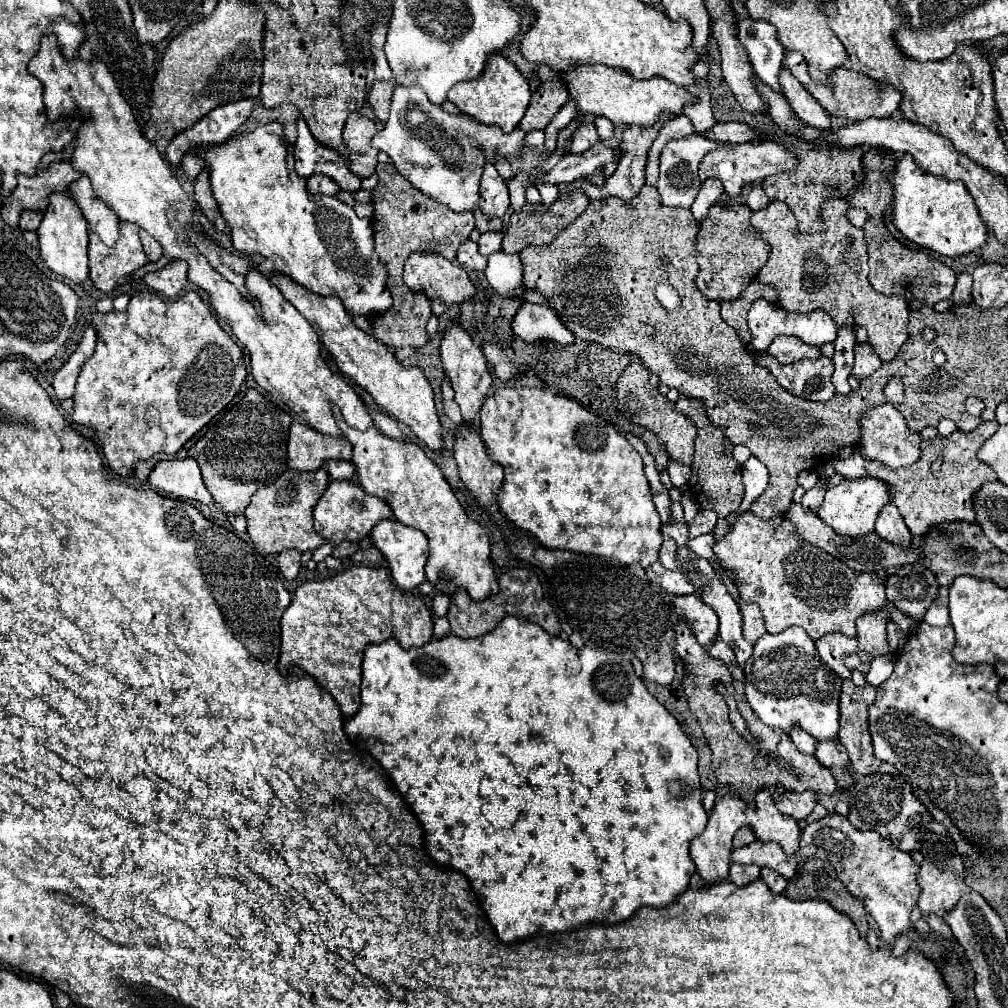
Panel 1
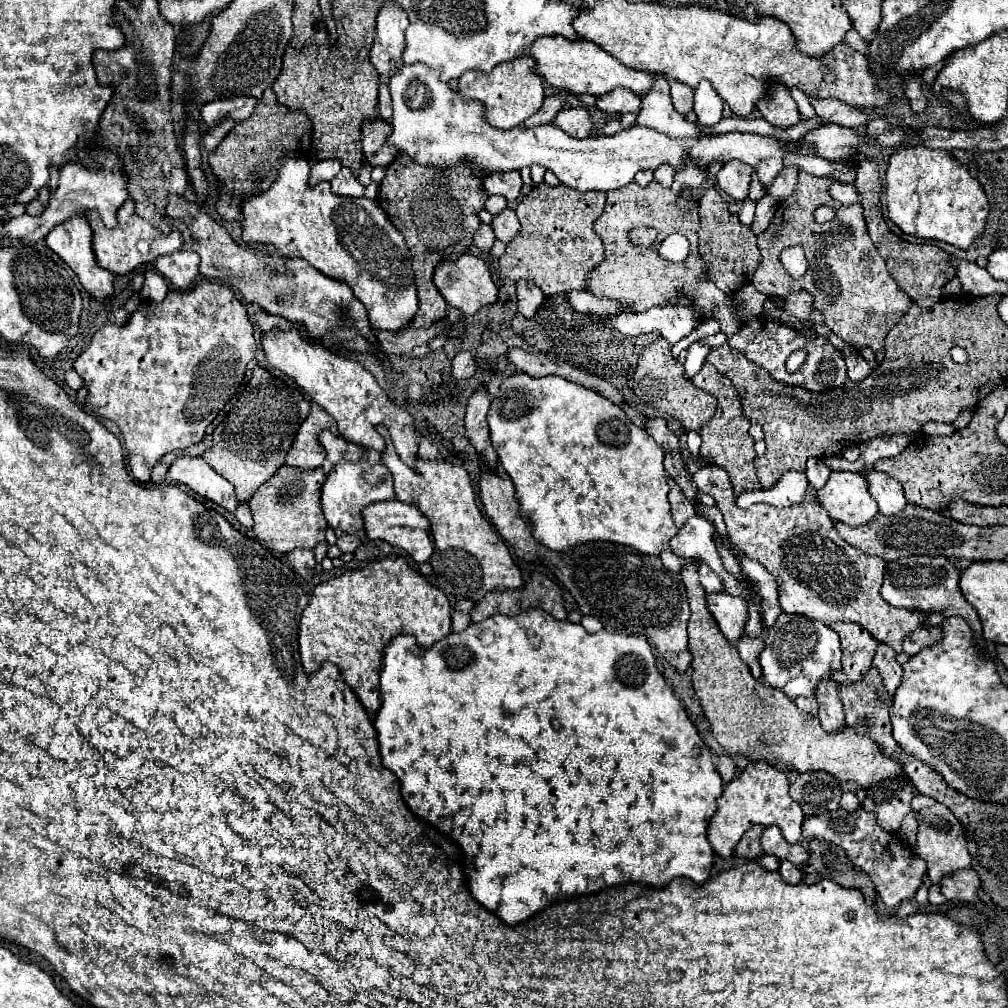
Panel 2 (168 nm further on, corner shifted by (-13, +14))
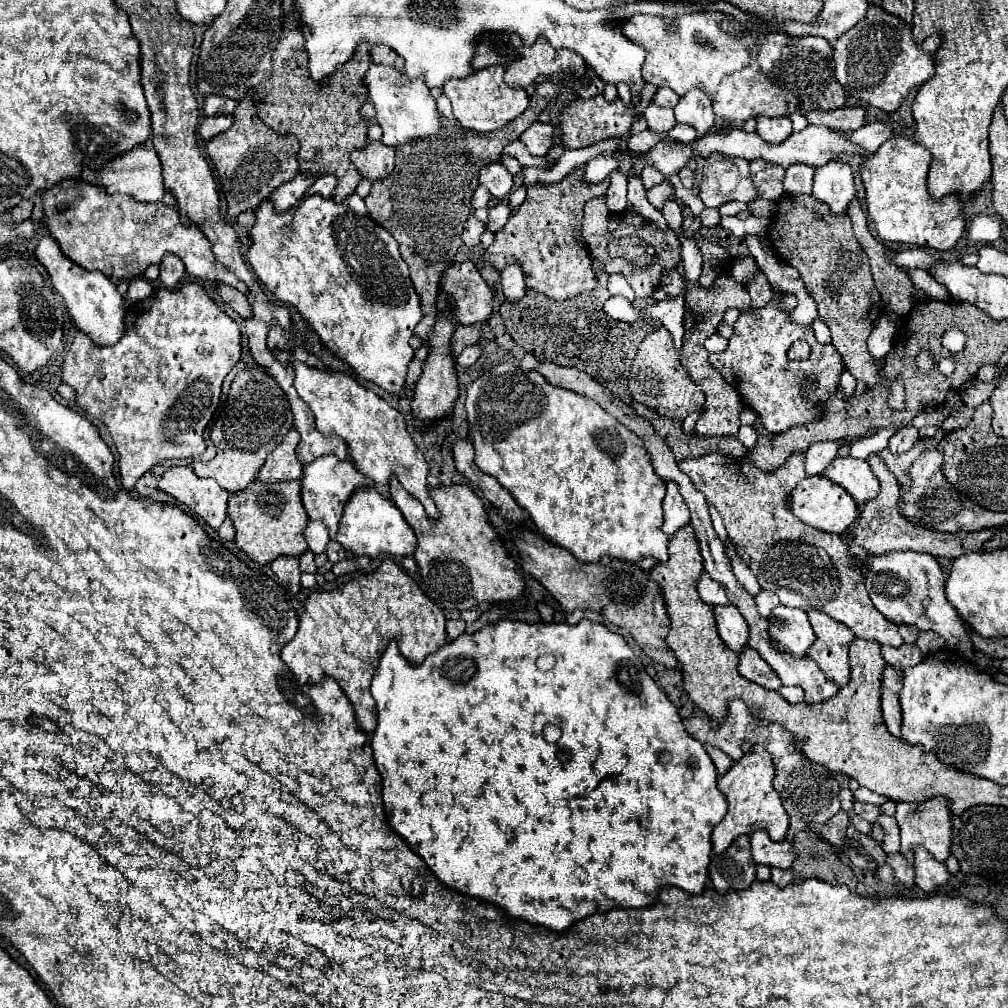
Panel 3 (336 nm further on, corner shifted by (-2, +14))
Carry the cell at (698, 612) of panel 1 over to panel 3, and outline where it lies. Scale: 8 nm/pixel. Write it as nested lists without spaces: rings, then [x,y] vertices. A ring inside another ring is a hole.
[[[733,604],[717,606],[717,608],[713,608],[713,612],[715,612],[719,636],[733,652],[741,654],[741,650],[747,646],[747,638],[749,638],[749,626],[747,626],[745,618],[739,614],[739,610]]]

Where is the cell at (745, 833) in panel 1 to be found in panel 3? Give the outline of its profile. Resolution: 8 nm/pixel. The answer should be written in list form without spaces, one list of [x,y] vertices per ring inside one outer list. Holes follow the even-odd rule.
[[[741,836],[725,850],[725,854],[713,856],[709,866],[711,884],[717,892],[727,894],[729,890],[745,890],[755,880],[755,862],[749,850],[749,836]]]

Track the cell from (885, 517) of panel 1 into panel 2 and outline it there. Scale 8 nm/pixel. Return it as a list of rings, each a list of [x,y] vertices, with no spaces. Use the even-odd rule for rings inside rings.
[[[876,470],[862,472],[870,484],[870,494],[872,498],[878,502],[878,508],[884,516],[894,516],[898,512],[902,512],[906,508],[906,498],[904,498],[904,490],[902,486],[888,478],[888,474],[876,474]]]

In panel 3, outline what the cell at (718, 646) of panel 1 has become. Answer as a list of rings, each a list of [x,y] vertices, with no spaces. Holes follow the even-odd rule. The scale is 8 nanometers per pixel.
[[[745,648],[739,656],[739,674],[769,690],[779,690],[783,686],[771,666],[757,654],[757,650],[751,648]]]

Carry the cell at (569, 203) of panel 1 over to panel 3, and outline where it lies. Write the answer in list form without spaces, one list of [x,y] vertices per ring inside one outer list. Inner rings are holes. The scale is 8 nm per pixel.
[[[585,166],[573,170],[557,184],[527,186],[525,202],[517,212],[511,214],[509,222],[499,232],[495,232],[495,242],[487,248],[487,258],[499,272],[513,260],[521,265],[523,262],[527,286],[547,294],[551,300],[567,300],[575,294],[593,290],[597,284],[597,278],[591,270],[587,242],[581,236],[583,206],[587,200],[605,194],[609,182],[605,180],[599,184],[591,184],[583,178],[583,174]],[[551,254],[553,260],[547,260],[547,256]]]

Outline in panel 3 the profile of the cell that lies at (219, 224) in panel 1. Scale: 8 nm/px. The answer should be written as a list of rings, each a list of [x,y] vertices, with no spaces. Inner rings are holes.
[[[253,90],[237,104],[233,126],[217,134],[207,142],[207,154],[215,164],[215,170],[221,180],[221,188],[227,198],[227,216],[235,218],[245,210],[255,210],[269,194],[281,184],[293,180],[299,174],[299,142],[291,134],[277,136],[269,126],[265,126],[253,110]]]

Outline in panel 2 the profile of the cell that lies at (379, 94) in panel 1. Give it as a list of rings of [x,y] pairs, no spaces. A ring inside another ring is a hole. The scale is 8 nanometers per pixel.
[[[382,82],[378,88],[378,116],[386,122],[392,120],[392,98],[386,82]]]

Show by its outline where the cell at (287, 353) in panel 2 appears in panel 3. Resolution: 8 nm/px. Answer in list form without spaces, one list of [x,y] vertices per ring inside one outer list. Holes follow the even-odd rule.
[[[275,350],[275,354],[277,358],[281,358],[281,362],[293,364],[295,388],[303,398],[303,402],[311,408],[317,430],[323,434],[341,436],[349,446],[349,458],[355,464],[355,468],[367,478],[371,478],[377,486],[389,486],[391,476],[395,476],[399,484],[425,506],[427,516],[431,520],[437,520],[439,510],[429,494],[429,482],[427,482],[429,464],[425,462],[419,448],[413,444],[403,414],[393,406],[389,406],[375,392],[359,386],[347,374],[309,368],[307,364],[297,362],[291,352]]]

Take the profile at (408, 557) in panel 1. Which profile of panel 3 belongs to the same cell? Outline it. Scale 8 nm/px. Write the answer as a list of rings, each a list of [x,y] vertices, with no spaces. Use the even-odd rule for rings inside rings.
[[[359,488],[353,492],[351,500],[345,506],[335,540],[347,552],[353,552],[355,556],[369,556],[369,558],[379,558],[381,554],[411,556],[417,548],[417,538],[409,528],[409,524],[403,520],[403,514],[377,488]]]

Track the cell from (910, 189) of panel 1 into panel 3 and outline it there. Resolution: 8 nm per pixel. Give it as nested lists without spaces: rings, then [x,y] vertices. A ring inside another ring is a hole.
[[[901,136],[891,138],[873,156],[865,158],[859,168],[859,176],[865,186],[867,212],[881,240],[915,244],[921,248],[933,248],[943,252],[951,250],[961,238],[965,228],[961,200],[955,194],[945,196],[941,202],[929,200],[925,182],[927,172],[929,150]]]

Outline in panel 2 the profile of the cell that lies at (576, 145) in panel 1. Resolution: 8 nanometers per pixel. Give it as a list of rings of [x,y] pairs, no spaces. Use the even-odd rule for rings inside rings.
[[[584,106],[560,110],[560,114],[554,118],[554,124],[572,138],[588,138],[592,134],[592,114]]]

